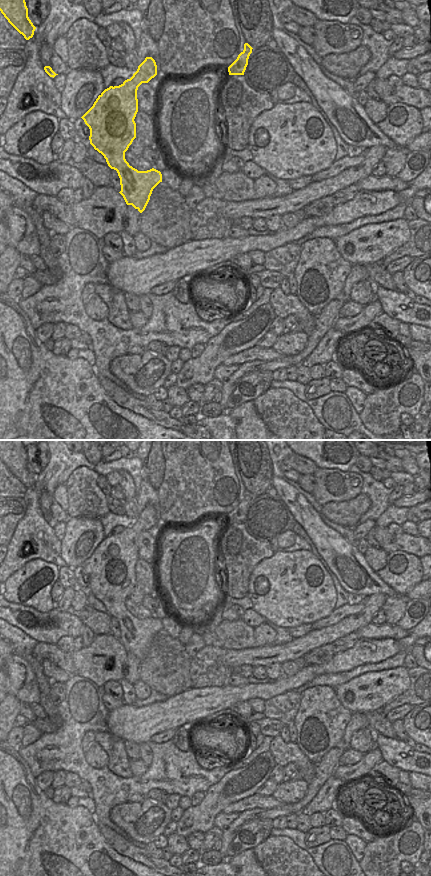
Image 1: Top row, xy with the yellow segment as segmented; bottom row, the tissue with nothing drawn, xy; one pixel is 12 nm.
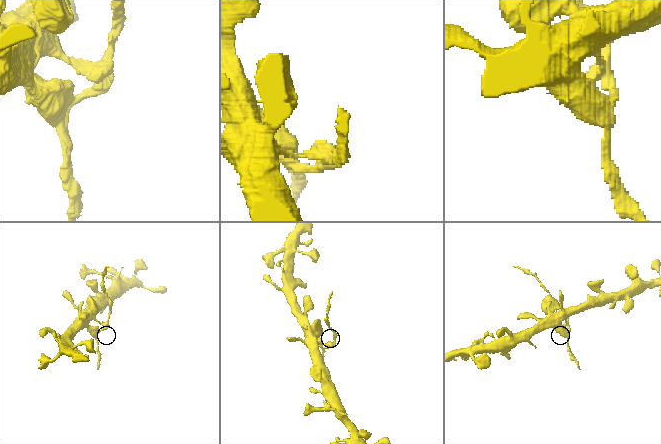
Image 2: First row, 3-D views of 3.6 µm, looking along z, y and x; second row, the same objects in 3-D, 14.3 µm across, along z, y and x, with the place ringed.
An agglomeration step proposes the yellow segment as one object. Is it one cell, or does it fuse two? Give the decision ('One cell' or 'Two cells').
Two cells.

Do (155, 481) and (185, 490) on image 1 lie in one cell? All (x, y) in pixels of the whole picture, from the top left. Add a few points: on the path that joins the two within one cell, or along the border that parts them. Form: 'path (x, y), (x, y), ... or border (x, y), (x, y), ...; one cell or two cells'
border (165, 460), (164, 477), (162, 483), (156, 489); two cells

